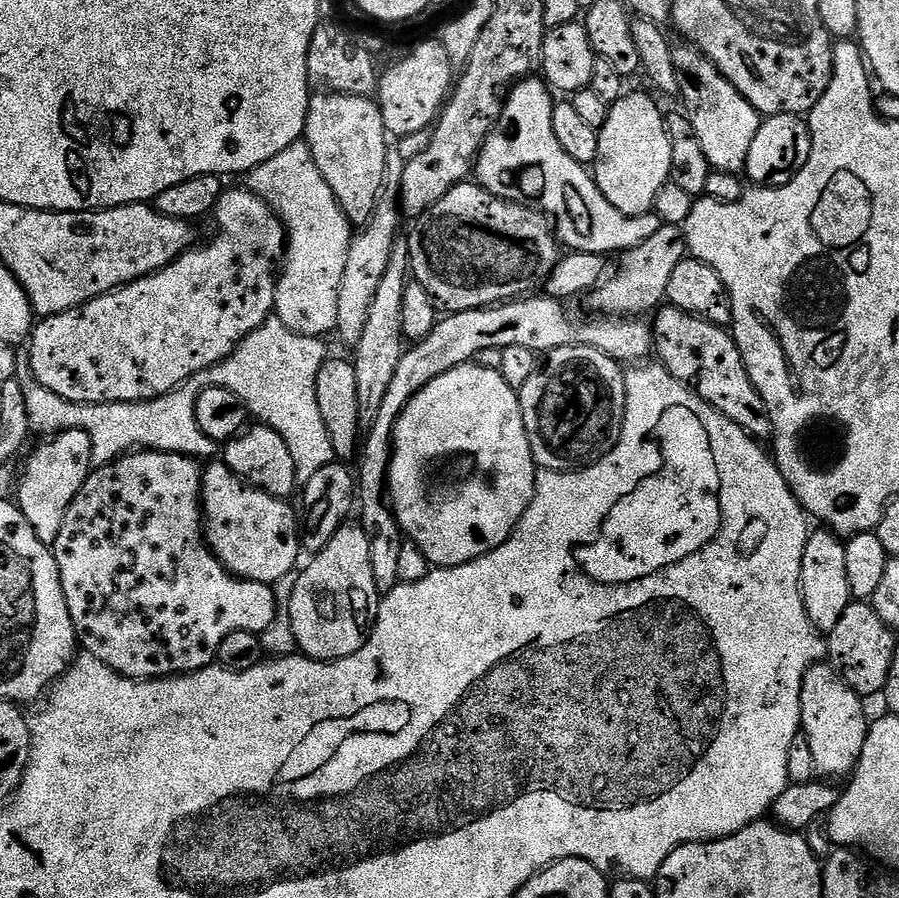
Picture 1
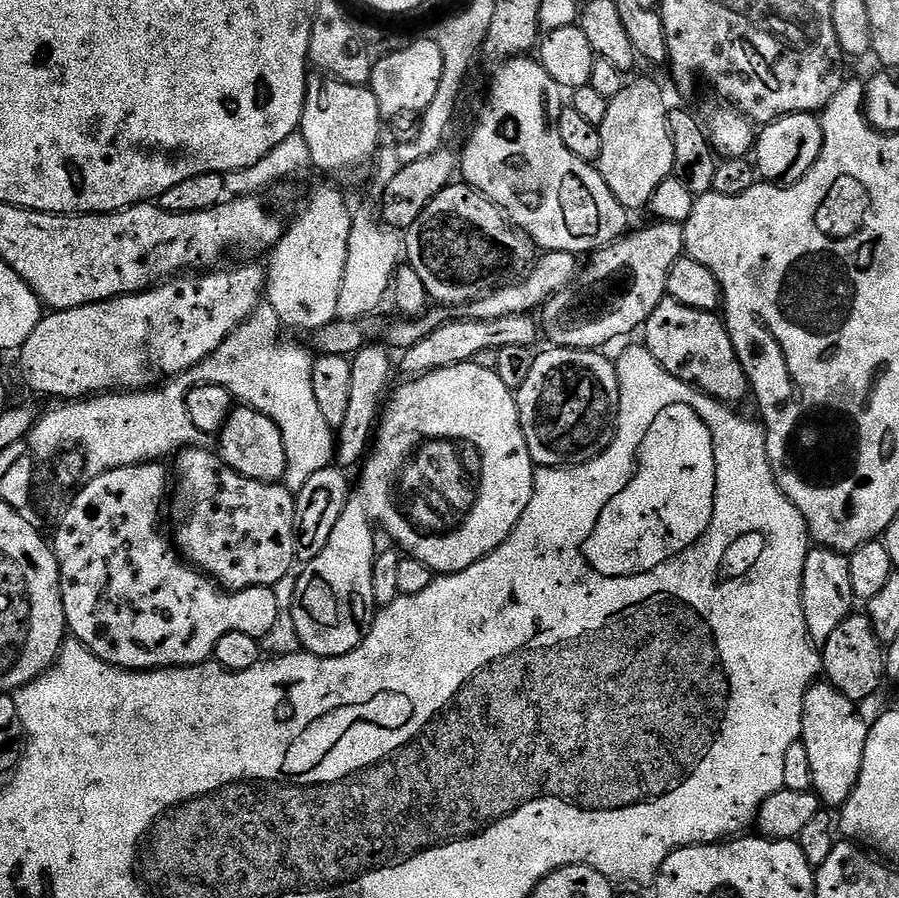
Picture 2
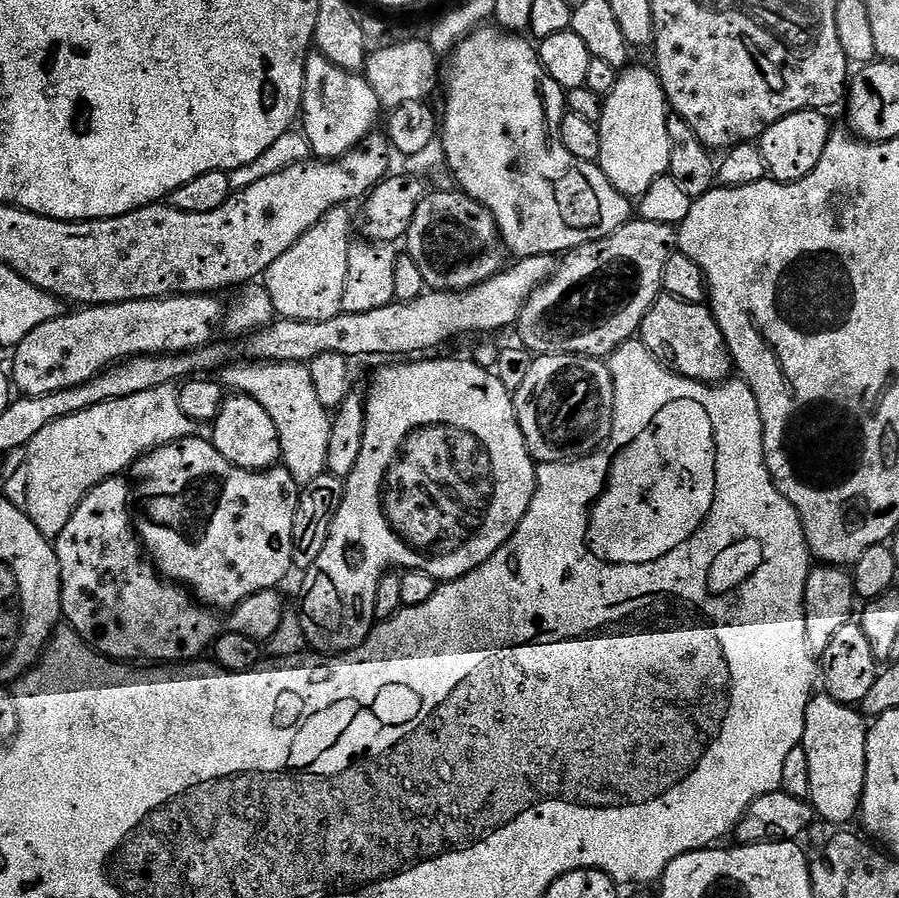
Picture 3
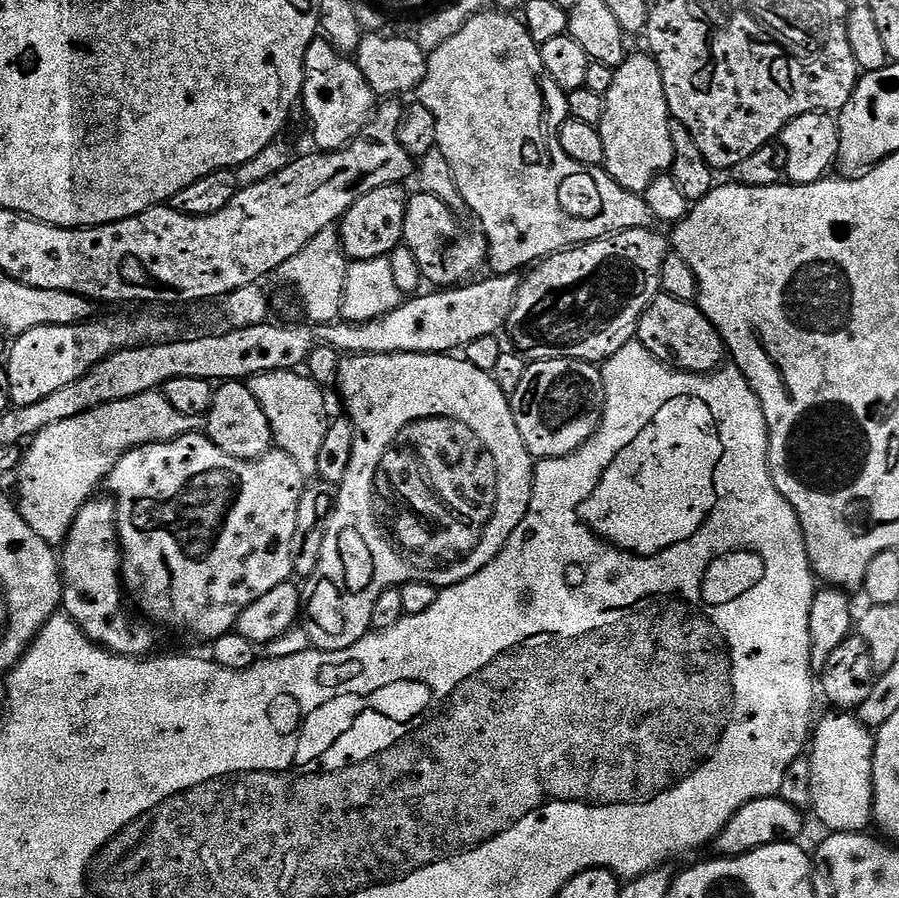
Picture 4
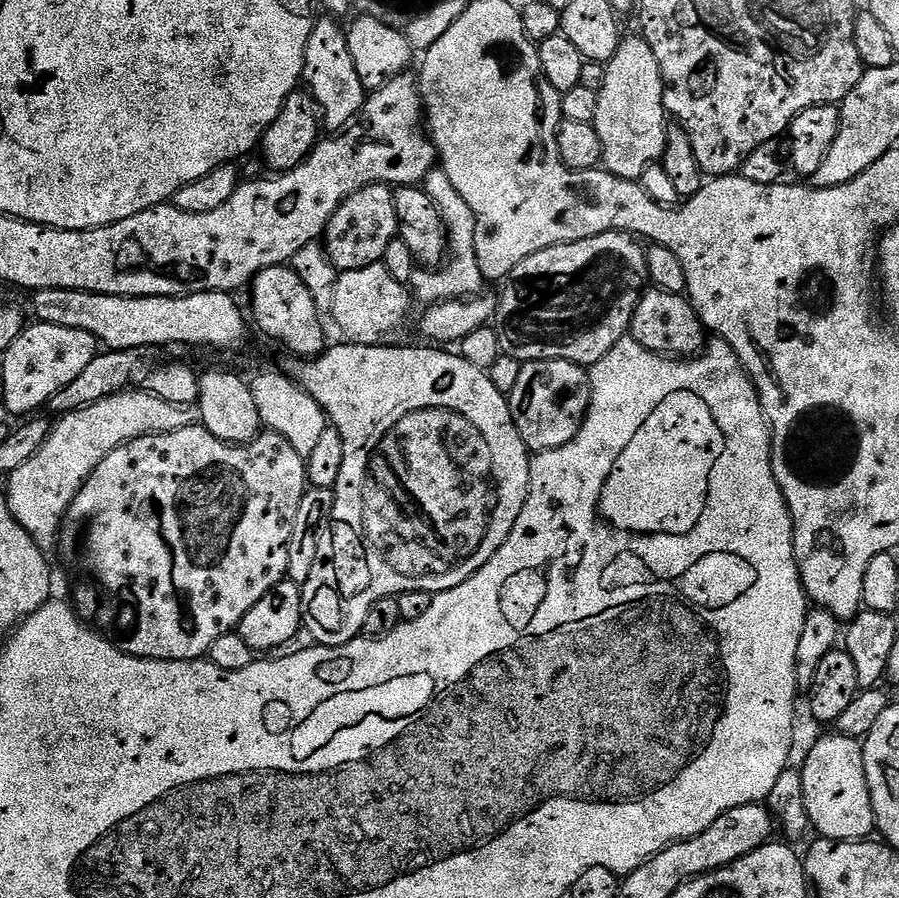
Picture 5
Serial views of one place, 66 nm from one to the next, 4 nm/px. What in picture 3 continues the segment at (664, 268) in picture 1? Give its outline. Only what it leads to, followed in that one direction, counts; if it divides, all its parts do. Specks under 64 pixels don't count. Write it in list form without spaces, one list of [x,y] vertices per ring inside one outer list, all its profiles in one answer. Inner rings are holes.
[[[633,218],[624,224],[618,230],[614,230],[614,234],[603,236],[601,240],[595,240],[589,244],[583,244],[577,248],[573,248],[557,263],[556,271],[552,277],[544,284],[539,284],[534,290],[534,294],[530,294],[530,298],[522,306],[520,317],[515,322],[514,332],[520,335],[519,343],[527,348],[529,352],[536,356],[594,356],[597,358],[607,358],[611,356],[619,344],[633,339],[640,331],[640,323],[642,318],[646,318],[646,314],[650,310],[650,306],[662,294],[664,283],[662,282],[662,270],[666,266],[666,262],[672,257],[673,252],[678,248],[678,232],[671,224],[659,224],[658,222],[646,222],[639,218]]]

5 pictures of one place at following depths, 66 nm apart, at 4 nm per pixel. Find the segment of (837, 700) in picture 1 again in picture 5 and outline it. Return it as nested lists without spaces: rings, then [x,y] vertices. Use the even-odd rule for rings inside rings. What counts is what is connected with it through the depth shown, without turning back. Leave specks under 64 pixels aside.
[[[831,735],[822,737],[809,750],[800,768],[808,823],[826,840],[867,840],[877,831],[877,826],[870,786],[866,782],[863,743],[855,736]]]

